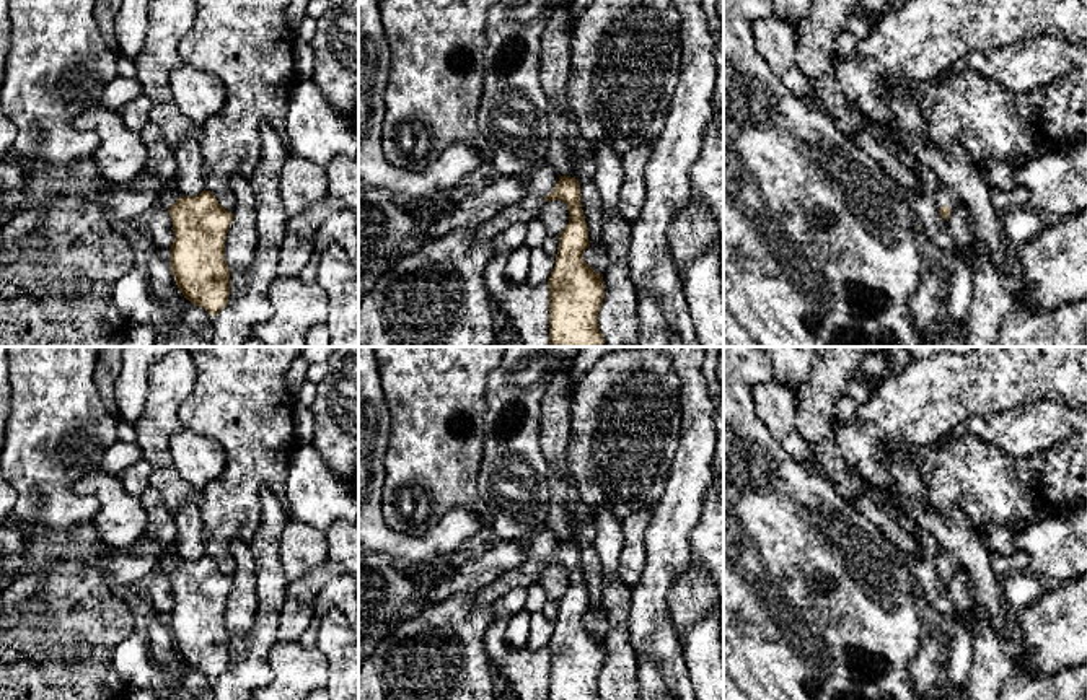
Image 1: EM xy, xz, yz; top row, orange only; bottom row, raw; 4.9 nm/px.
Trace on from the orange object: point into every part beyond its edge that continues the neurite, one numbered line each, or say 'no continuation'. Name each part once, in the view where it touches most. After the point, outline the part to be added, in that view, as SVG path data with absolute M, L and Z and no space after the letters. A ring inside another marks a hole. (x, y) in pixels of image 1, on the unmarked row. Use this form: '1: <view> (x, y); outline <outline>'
1: yz (946, 560); outline M940 549L940 553L937 557L939 573L942 570L947 570L950 573L950 576L953 576L960 567L962 565L960 565L958 558L950 550Z

